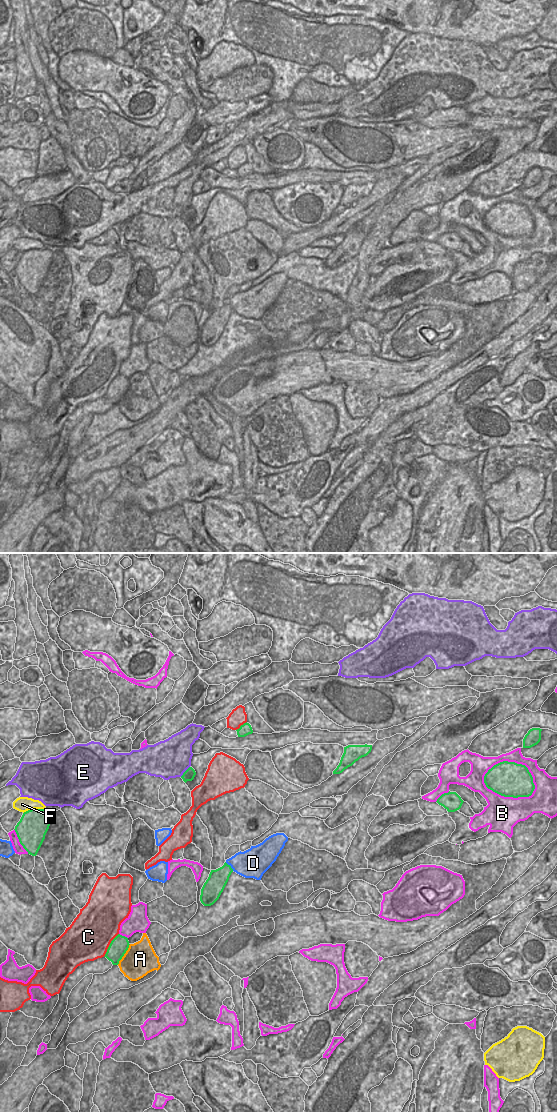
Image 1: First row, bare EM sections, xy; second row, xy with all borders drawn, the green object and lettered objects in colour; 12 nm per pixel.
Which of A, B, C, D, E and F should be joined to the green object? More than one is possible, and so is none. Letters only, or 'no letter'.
no letter

